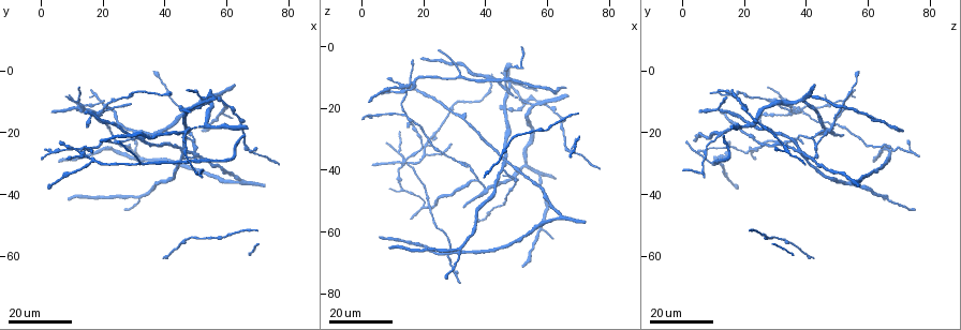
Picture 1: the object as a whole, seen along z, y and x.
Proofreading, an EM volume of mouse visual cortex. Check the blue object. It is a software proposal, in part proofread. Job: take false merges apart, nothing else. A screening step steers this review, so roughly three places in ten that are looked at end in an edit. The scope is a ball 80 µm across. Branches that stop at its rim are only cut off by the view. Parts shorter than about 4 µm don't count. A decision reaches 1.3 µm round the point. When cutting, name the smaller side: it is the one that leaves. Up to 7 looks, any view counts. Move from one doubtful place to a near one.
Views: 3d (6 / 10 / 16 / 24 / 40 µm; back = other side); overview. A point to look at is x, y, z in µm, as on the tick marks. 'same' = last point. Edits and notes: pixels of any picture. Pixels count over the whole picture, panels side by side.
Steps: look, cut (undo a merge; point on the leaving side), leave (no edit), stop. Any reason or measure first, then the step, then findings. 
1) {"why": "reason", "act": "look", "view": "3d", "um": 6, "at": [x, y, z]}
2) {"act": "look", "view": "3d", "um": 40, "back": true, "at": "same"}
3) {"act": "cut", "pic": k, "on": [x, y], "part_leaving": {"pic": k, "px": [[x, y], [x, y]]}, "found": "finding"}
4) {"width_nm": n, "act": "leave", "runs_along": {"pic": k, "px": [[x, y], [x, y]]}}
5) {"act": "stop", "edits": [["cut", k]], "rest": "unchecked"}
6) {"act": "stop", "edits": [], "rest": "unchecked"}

{"why": "small branch off a trunk", "act": "look", "view": "3d", "um": 24, "at": [32, 41, 66]}

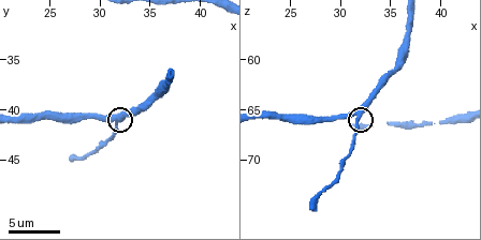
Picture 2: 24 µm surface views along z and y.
{"act": "look", "view": "3d", "um": 10, "at": [31.4, 40.8, 65.4]}

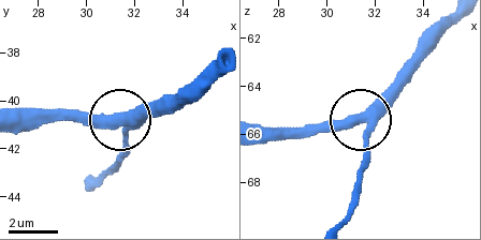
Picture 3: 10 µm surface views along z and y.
{"act": "look", "view": "3d", "um": 6, "at": [31.3, 41.0, 65.5]}

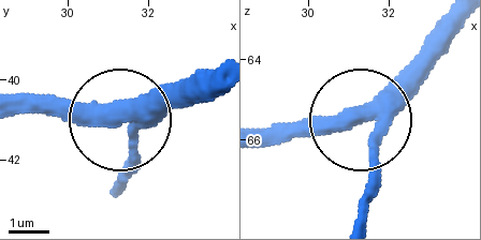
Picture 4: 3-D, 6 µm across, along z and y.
{"arms": 3, "act": "leave", "found": "all the same cell"}

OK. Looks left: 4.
{"act": "look", "view": "3d", "um": 16, "at": [65, 36, 55]}

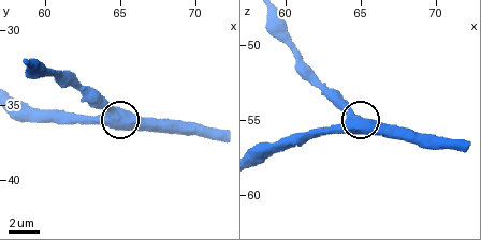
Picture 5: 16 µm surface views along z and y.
{"why": "closer look", "act": "look", "view": "3d", "um": 6, "at": [64.6, 35.2, 54.6]}

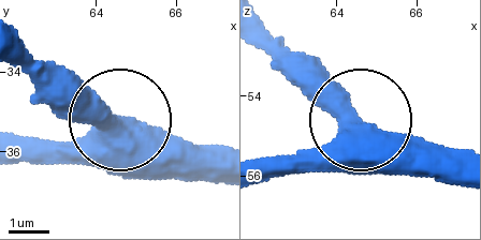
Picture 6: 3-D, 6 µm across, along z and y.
{"side_arm_um": 8, "act": "leave", "found": "all the same cell"}

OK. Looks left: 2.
{"why": "branch point", "act": "look", "view": "3d", "um": 16, "at": [14, 25, 22]}

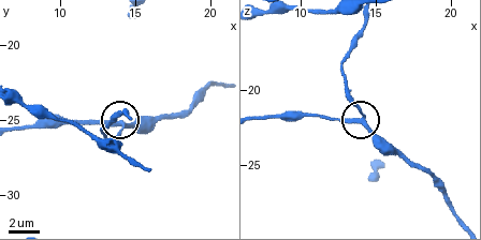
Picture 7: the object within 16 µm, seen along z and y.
{"act": "look", "view": "3d", "um": 10, "at": [13.8, 25.2, 22.0]}

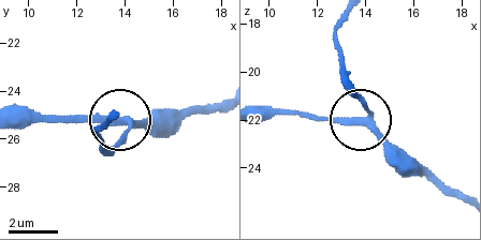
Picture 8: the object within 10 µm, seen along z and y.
{"arms": 3, "act": "leave", "runs_along": {"pic": 8, "px": [[222, 105], [160, 110], [130, 123], [58, 117]]}, "found": "one cell here"}

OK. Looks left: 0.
{"act": "stop", "edits": [], "rest": "unchecked"}

